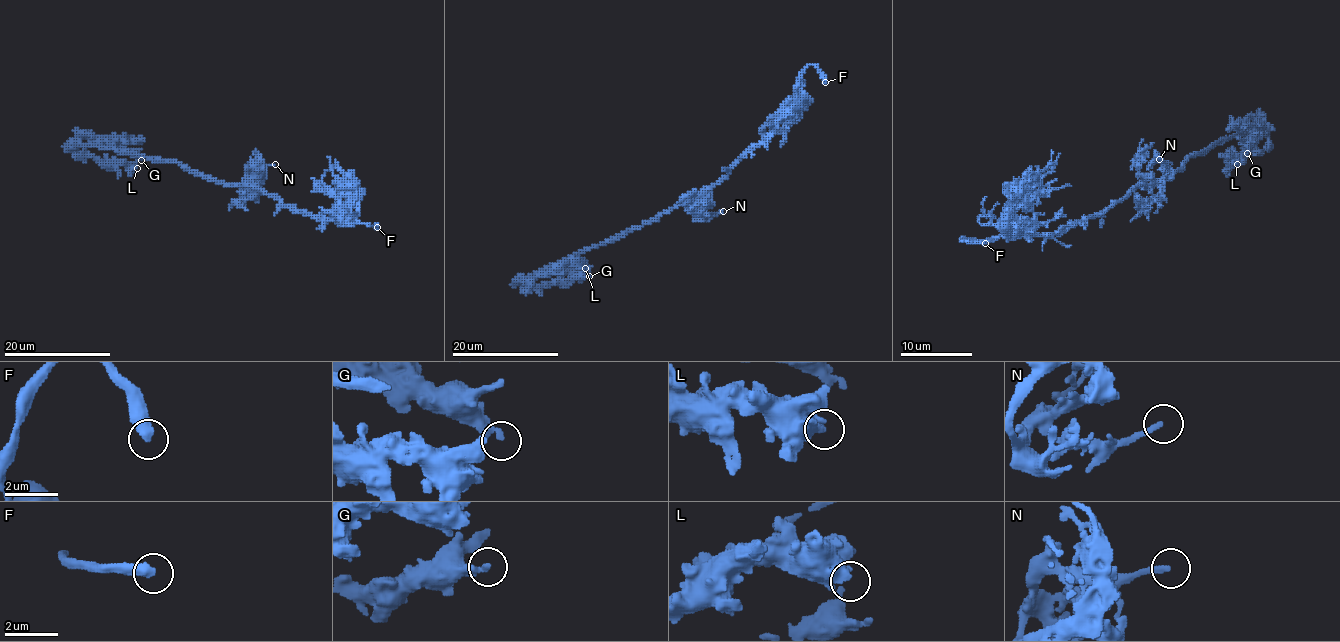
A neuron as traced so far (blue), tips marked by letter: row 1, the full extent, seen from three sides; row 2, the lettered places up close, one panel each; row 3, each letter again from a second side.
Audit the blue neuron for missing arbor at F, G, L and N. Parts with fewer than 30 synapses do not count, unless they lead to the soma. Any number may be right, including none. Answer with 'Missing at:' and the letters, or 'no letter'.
Missing at: F

